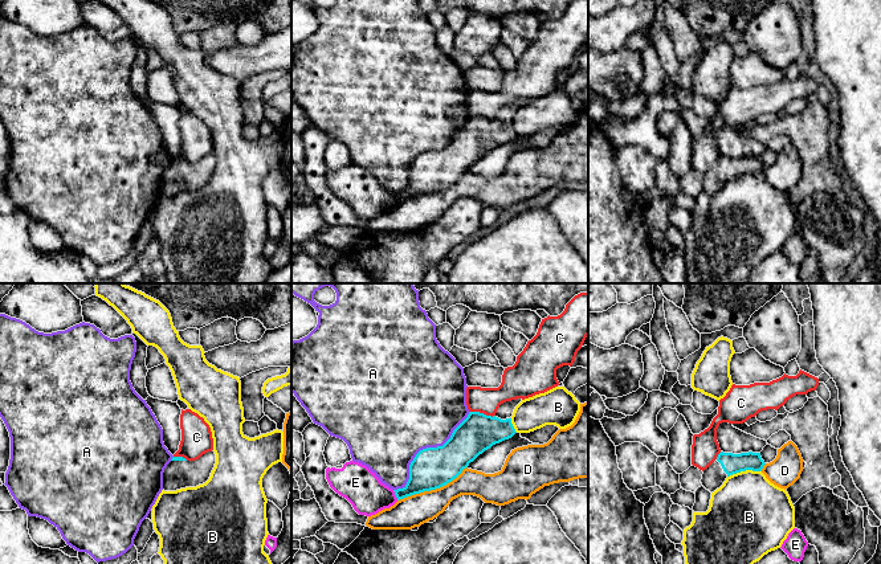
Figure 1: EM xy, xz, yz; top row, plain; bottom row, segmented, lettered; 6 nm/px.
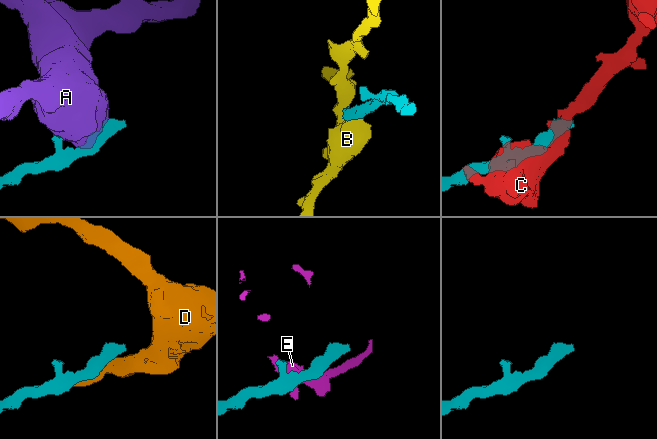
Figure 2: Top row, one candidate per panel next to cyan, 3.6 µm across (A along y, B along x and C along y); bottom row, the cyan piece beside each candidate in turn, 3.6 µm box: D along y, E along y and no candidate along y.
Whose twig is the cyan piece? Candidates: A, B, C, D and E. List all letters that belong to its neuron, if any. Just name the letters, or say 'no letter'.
no letter

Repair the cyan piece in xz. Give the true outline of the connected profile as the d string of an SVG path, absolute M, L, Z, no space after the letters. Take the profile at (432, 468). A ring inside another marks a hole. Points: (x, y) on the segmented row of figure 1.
M521 401L501 404L493 417L469 412L442 446L420 450L409 465L407 485L393 490L397 500L448 485L485 450L511 438L517 433L511 416Z

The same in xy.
M213 450L203 454L196 461L172 457L163 473L163 490L176 491L205 483L211 477L215 463L216 454Z

